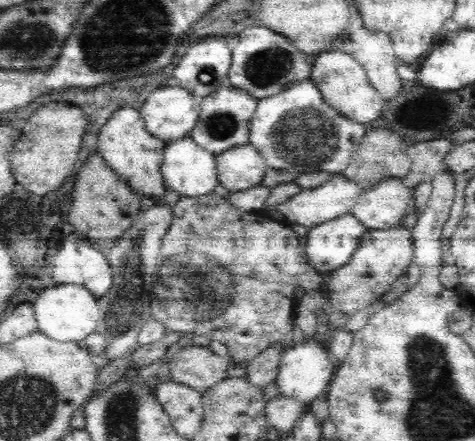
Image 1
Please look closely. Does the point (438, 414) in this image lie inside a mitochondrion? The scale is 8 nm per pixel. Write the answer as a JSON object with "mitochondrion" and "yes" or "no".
{"mitochondrion":"yes"}

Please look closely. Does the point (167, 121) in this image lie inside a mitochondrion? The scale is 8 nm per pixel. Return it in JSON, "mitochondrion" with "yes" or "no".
{"mitochondrion":"no"}

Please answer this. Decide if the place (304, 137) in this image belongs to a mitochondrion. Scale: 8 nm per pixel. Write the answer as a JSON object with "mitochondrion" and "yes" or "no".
{"mitochondrion":"yes"}

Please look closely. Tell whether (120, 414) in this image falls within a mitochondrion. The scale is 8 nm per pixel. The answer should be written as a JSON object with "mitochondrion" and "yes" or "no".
{"mitochondrion":"yes"}

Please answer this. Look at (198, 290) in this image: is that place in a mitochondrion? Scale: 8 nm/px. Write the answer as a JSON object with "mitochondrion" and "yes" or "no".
{"mitochondrion":"yes"}

